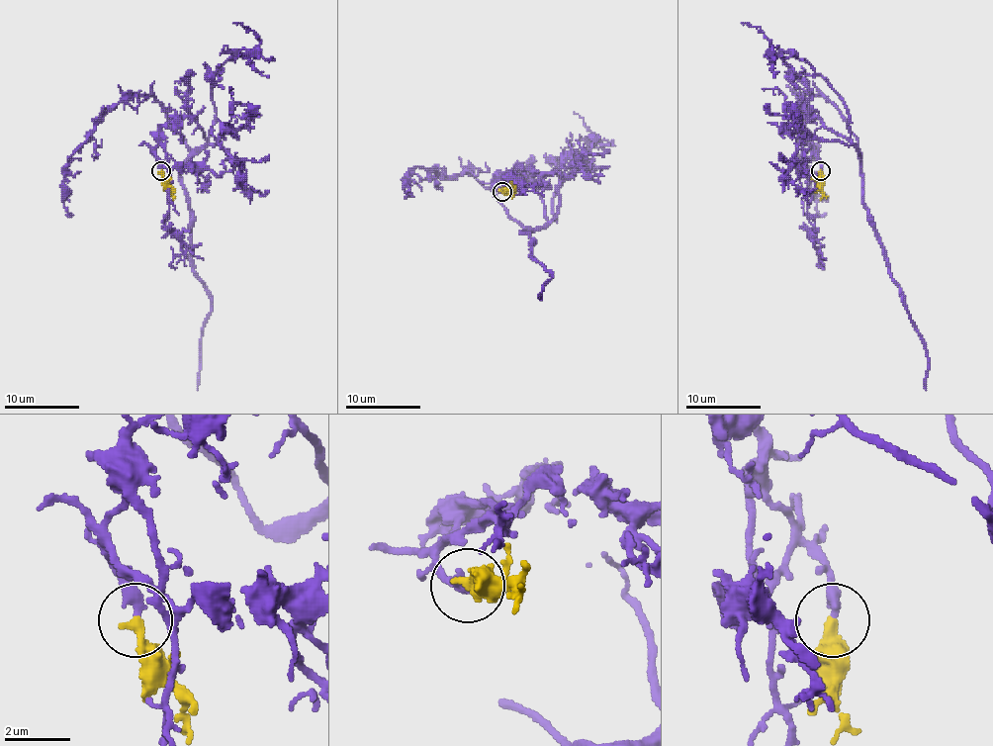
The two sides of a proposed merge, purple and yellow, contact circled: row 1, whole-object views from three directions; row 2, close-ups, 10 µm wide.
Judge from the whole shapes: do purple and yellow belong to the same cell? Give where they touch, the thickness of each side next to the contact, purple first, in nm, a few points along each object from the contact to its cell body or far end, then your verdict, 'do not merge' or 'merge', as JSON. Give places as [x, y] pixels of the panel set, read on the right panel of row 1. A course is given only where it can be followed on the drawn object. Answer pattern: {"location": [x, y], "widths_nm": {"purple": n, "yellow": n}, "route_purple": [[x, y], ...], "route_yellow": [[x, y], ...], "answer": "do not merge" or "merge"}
{"location": [821, 171], "widths_nm": {"purple": 360, "yellow": 360}, "route_purple": [[820, 169], [805, 117], [857, 148], [857, 138], [839, 111], [807, 92], [796, 150], [816, 211], [826, 213]], "route_yellow": [[820, 171], [820, 200]], "answer": "merge"}

